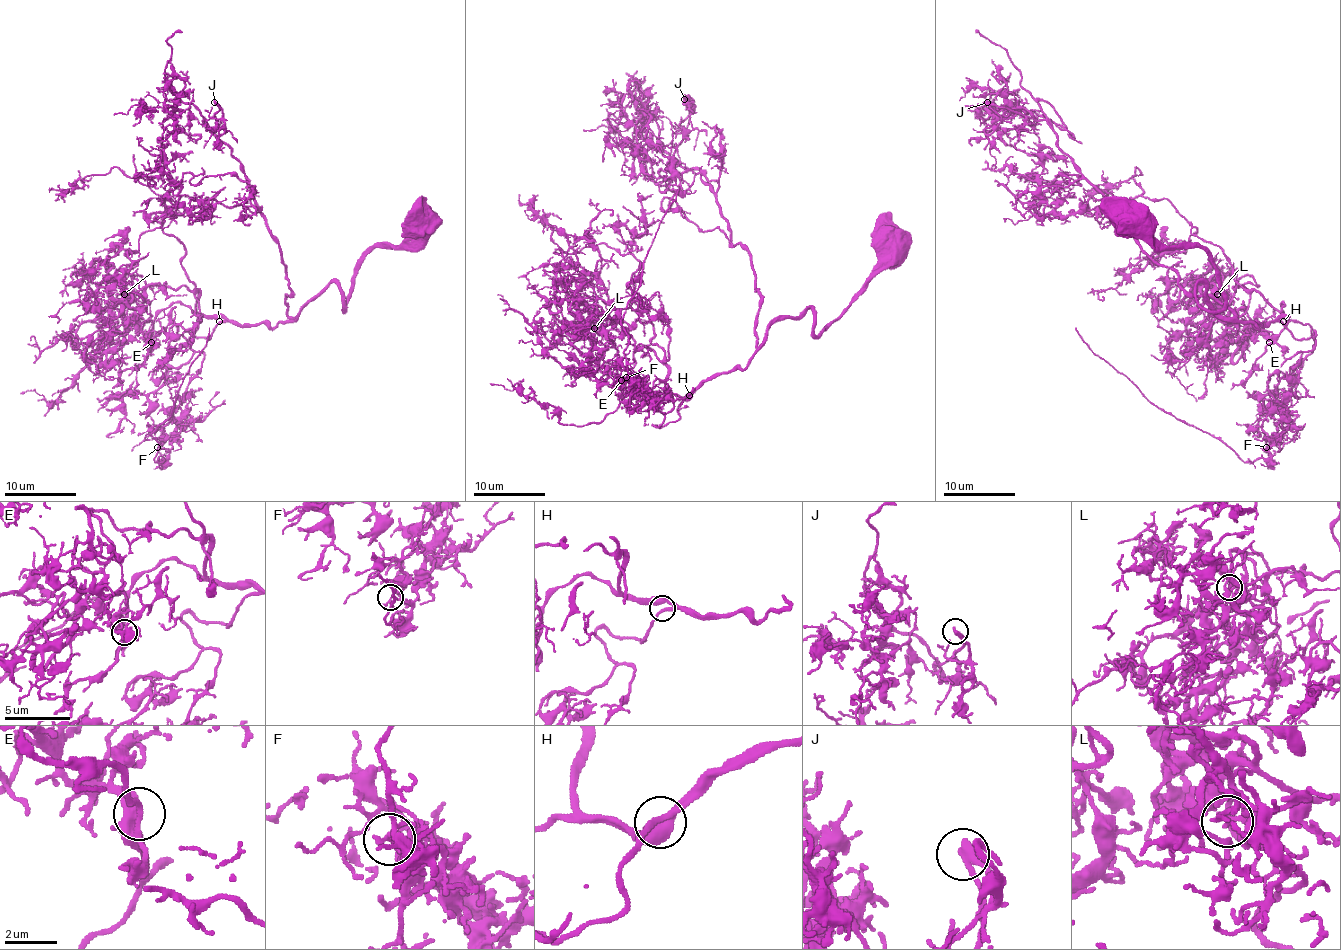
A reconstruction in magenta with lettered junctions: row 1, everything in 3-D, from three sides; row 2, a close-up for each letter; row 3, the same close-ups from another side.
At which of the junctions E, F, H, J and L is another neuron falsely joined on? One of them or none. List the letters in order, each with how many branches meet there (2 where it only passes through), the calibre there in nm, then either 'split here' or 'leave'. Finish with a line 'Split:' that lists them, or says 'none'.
E: 3 | 150 nm | leave
F: 2 | 150 nm | split here
H: 2 | 220 nm | leave
J: 2 | 320 nm | leave
L: 2 | 200 nm | leave
Split: F

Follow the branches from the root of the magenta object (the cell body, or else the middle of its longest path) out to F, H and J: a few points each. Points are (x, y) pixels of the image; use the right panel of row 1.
F: (1134, 224), (1209, 256), (1206, 310), (1200, 281), (1222, 316), (1315, 332), (1269, 378), (1265, 447)
H: (1134, 224), (1209, 256), (1224, 307), (1206, 310), (1195, 292), (1200, 281), (1222, 316), (1256, 326), (1283, 321)
J: (1134, 224), (1199, 245), (1224, 307), (1199, 303), (1200, 281), (1235, 316), (1141, 247), (1044, 120), (987, 102)

